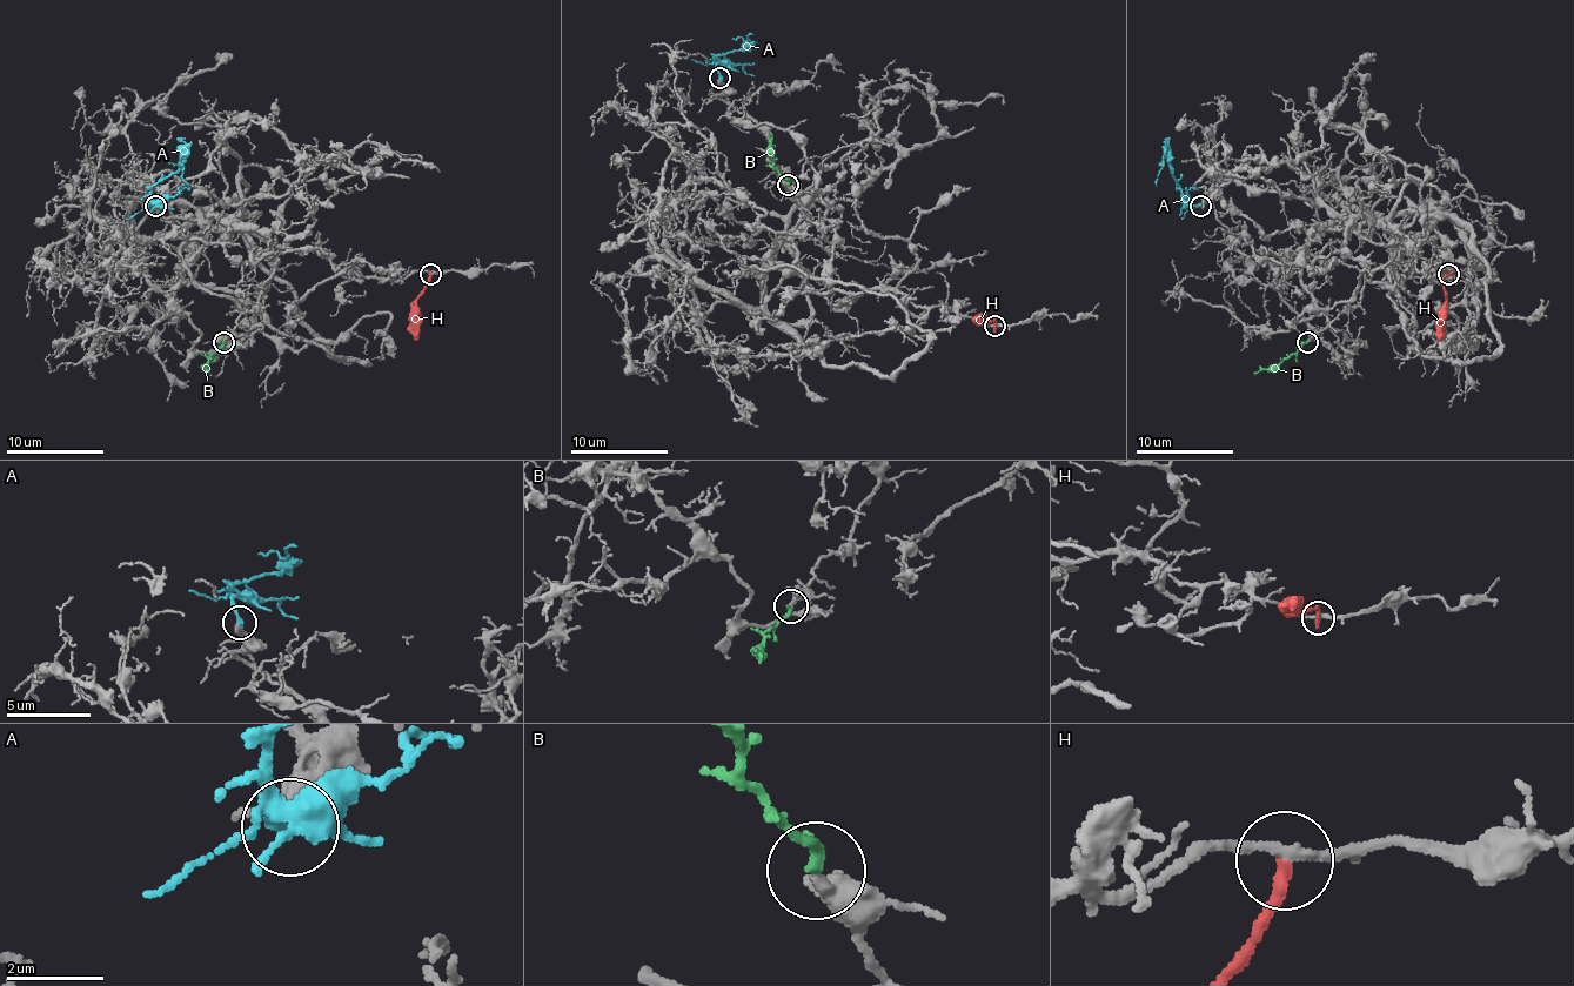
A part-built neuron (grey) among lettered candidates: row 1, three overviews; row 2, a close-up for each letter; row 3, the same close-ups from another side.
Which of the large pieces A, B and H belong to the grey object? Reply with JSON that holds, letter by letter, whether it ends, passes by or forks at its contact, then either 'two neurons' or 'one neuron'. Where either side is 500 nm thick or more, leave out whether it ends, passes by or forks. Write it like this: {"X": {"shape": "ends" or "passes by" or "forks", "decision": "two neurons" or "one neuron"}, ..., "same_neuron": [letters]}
{"A": {"shape": "ends", "decision": "one neuron"}, "B": {"shape": "ends", "decision": "one neuron"}, "H": {"shape": "ends", "decision": "two neurons"}, "same_neuron": ["A", "B"]}

